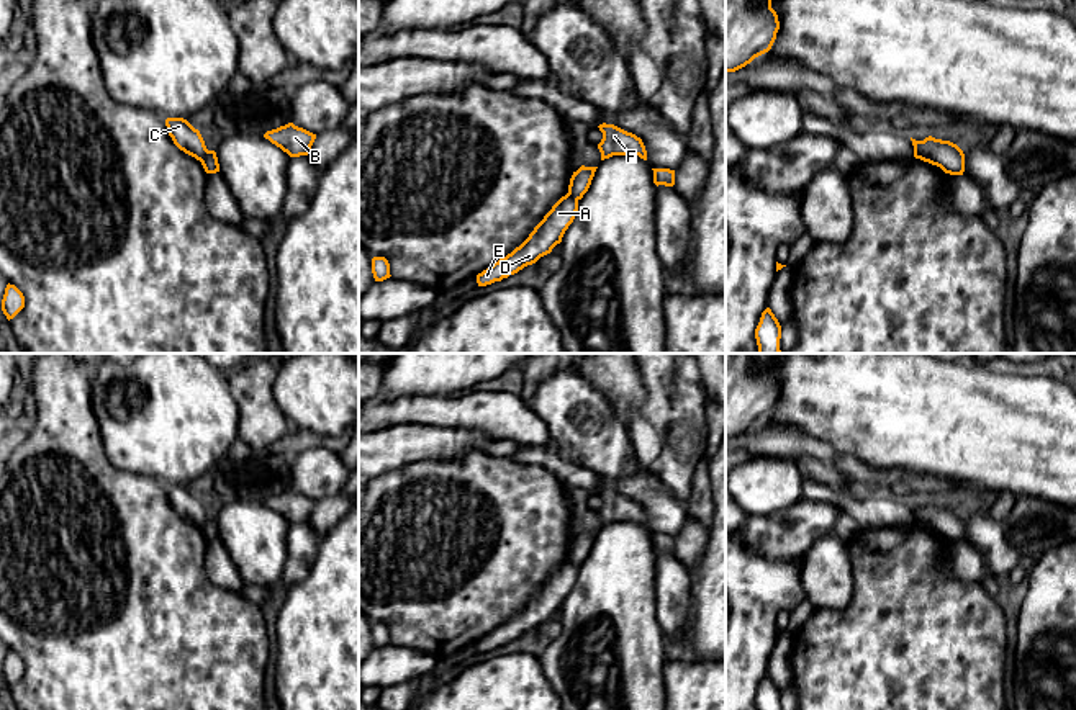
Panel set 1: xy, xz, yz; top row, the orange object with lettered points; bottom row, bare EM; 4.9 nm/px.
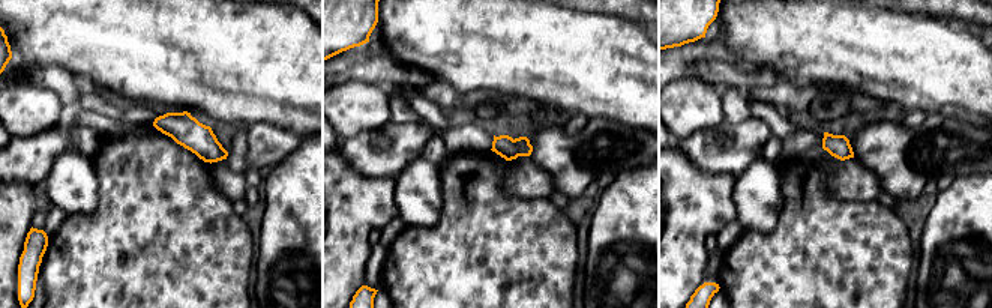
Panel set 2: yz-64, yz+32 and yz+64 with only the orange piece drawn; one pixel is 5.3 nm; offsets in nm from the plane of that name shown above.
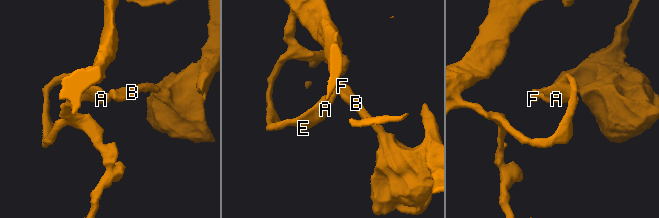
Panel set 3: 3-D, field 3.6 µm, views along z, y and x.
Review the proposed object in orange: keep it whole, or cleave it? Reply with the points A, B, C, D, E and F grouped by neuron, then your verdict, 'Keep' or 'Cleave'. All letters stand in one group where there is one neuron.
Groups: A C D E / B F. Cleave

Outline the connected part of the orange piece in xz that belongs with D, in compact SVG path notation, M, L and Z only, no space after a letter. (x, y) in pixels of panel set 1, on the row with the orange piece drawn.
M570 193L562 196L519 247L477 275L478 286L501 281L550 254L562 242L576 211L578 201Z

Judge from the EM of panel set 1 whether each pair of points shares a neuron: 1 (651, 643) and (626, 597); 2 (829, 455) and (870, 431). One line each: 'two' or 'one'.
1: one
2: two

